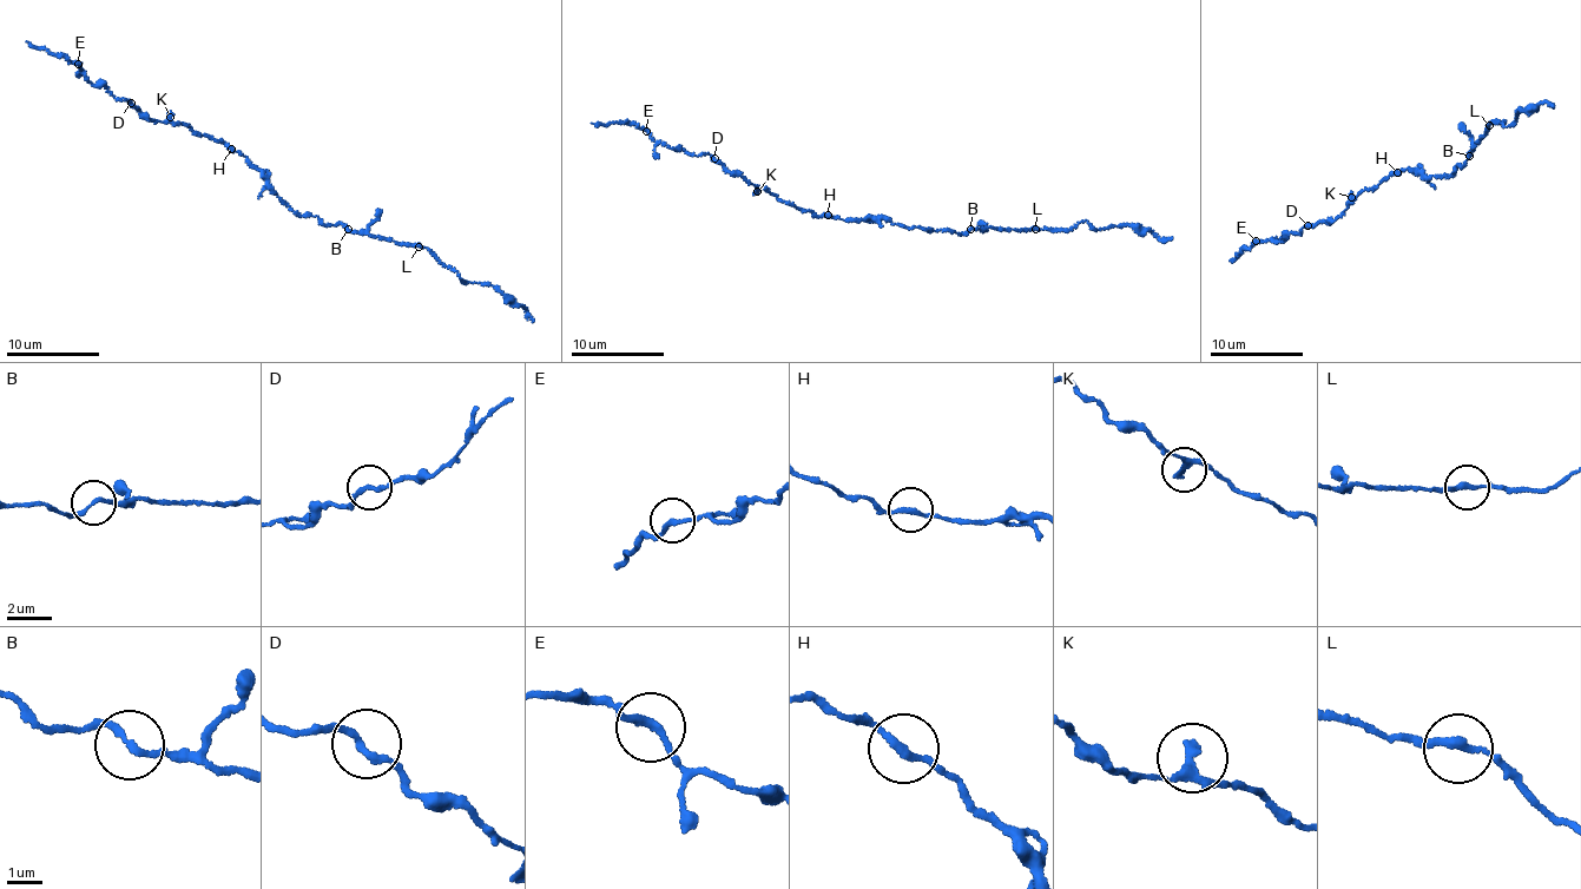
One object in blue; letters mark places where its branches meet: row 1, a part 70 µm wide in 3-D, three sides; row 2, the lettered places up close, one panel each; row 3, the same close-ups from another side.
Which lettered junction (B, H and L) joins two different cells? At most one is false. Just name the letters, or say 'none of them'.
none of them

